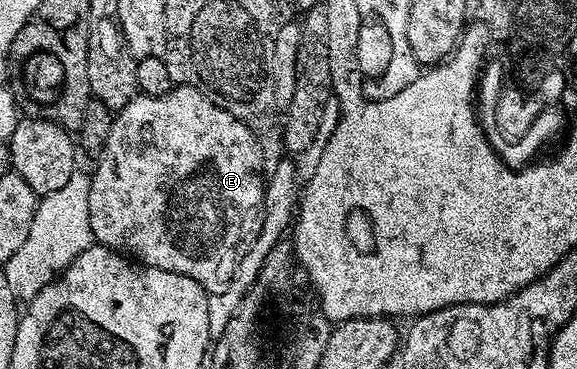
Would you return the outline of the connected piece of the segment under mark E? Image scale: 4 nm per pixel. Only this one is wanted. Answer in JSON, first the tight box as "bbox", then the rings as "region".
{"bbox":[86,85,267,295],"region":[[[175,85],[164,96],[148,96],[142,94],[133,98],[123,110],[114,114],[114,123],[108,132],[108,140],[103,144],[100,153],[97,155],[98,167],[94,175],[89,175],[88,189],[86,192],[86,218],[92,220],[92,232],[94,242],[99,246],[107,246],[110,250],[125,252],[133,256],[143,266],[155,266],[168,272],[176,272],[180,276],[188,276],[196,280],[206,289],[207,295],[219,294],[228,288],[236,272],[244,252],[258,238],[262,227],[262,205],[266,203],[266,182],[267,175],[262,168],[262,149],[258,147],[256,136],[243,122],[236,120],[232,112],[224,112],[208,96],[204,96],[196,88],[191,86]]]}

